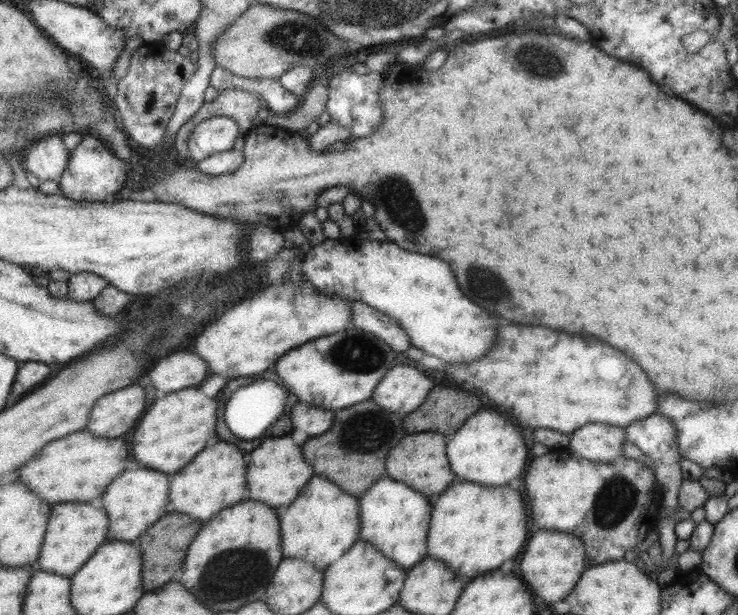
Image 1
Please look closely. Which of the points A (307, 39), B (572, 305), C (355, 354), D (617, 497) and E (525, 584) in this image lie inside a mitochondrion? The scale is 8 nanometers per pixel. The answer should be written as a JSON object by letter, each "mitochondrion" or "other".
{"A":"mitochondrion","B":"other","C":"mitochondrion","D":"mitochondrion","E":"other"}

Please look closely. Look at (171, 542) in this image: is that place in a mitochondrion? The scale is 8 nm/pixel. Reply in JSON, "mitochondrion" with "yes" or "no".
{"mitochondrion":"no"}

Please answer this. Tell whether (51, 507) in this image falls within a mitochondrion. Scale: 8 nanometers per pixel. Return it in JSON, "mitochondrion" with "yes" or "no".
{"mitochondrion":"no"}

